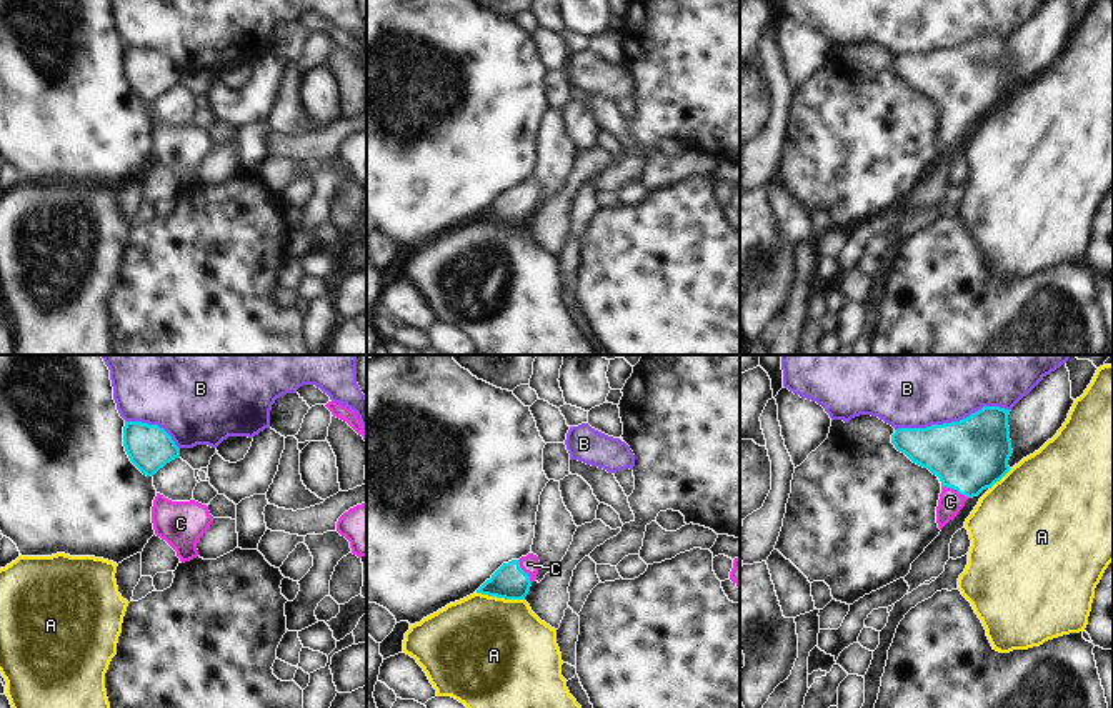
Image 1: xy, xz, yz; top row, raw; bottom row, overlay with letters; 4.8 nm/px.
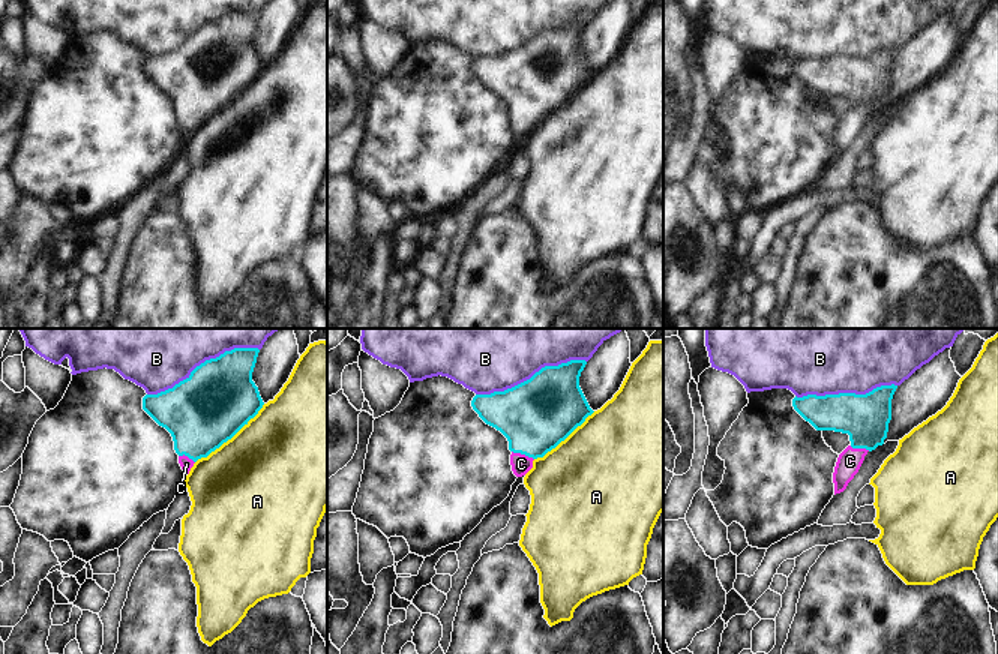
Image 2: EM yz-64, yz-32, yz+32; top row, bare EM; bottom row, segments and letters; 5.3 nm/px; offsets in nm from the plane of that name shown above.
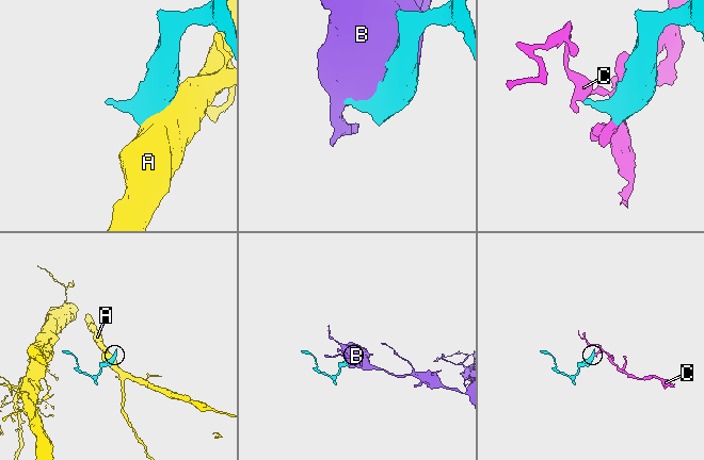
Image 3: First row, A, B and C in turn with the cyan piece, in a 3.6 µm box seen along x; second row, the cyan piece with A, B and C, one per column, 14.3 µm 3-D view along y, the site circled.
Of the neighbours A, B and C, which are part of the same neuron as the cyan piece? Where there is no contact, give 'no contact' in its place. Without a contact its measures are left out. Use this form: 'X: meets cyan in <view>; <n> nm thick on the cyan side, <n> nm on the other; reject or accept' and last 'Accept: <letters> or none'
A: meets cyan in xz; 170 nm thick on the cyan side, 480 nm on the other; reject
B: meets cyan in yz; 360 nm thick on the cyan side, 280 nm on the other; reject
C: meets cyan in yz; 360 nm thick on the cyan side, 120 nm on the other; accept
Accept: C

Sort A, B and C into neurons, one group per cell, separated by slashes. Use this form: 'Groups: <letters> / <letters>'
Groups: A / B / C.

